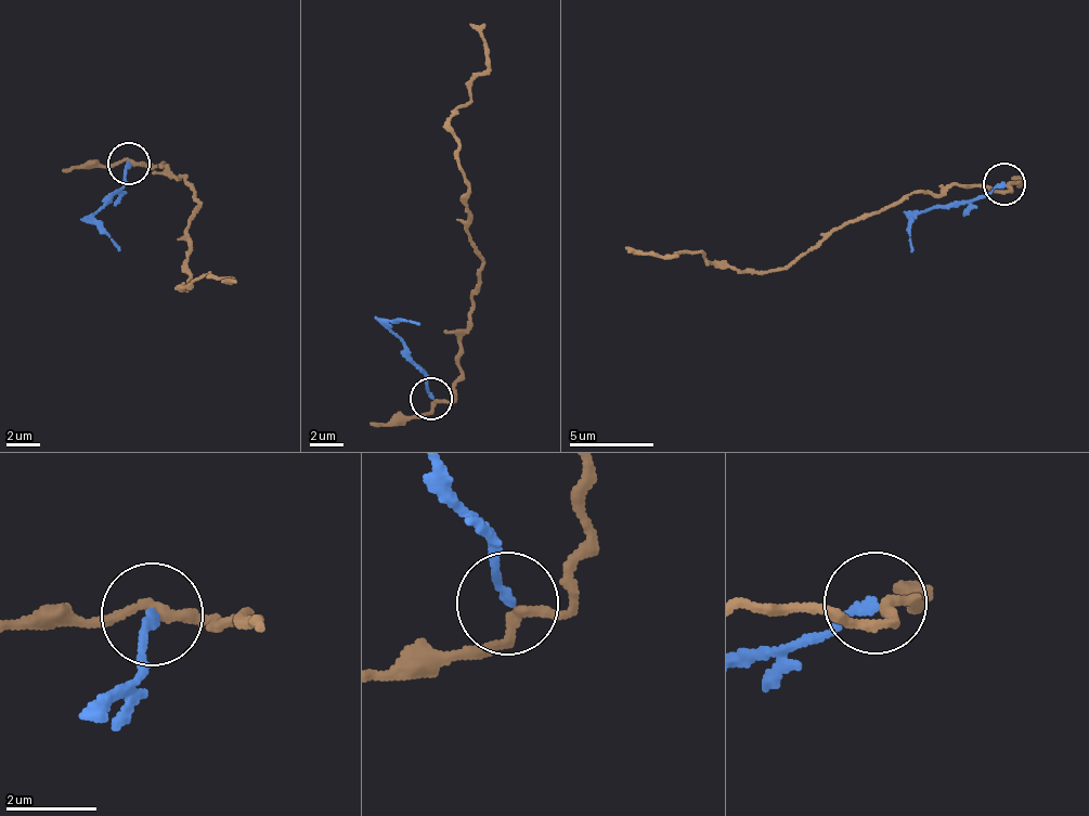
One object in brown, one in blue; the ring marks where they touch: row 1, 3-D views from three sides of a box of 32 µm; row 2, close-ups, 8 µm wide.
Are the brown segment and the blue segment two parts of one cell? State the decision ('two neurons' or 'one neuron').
two neurons

